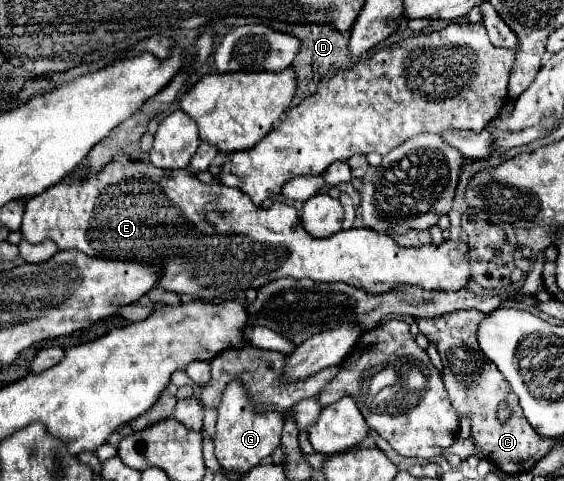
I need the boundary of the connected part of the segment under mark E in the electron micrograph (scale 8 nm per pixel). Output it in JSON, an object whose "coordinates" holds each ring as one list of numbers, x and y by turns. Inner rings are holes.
{"coordinates":[[144,154,134,160,130,160,130,156,112,160,88,180,68,176,44,194,30,198,20,232,30,244,50,238,60,250,76,248,94,258,132,260,154,266,160,270,156,282,158,288,180,296,190,294,196,300,216,300,218,294,230,296,234,290,244,292,250,286,260,288,270,280,286,276,298,280,308,278,314,282,344,282,370,294,384,294,400,284,420,286,422,290,460,290,470,280,468,246,464,242,446,240,440,246,426,244,418,248,402,248,390,236,376,234,368,228,350,228,328,238,312,238,302,228,298,212,292,206,282,202,274,202,268,208,254,206,254,202,238,188,218,182,204,184,188,170,160,170,152,166]]}

